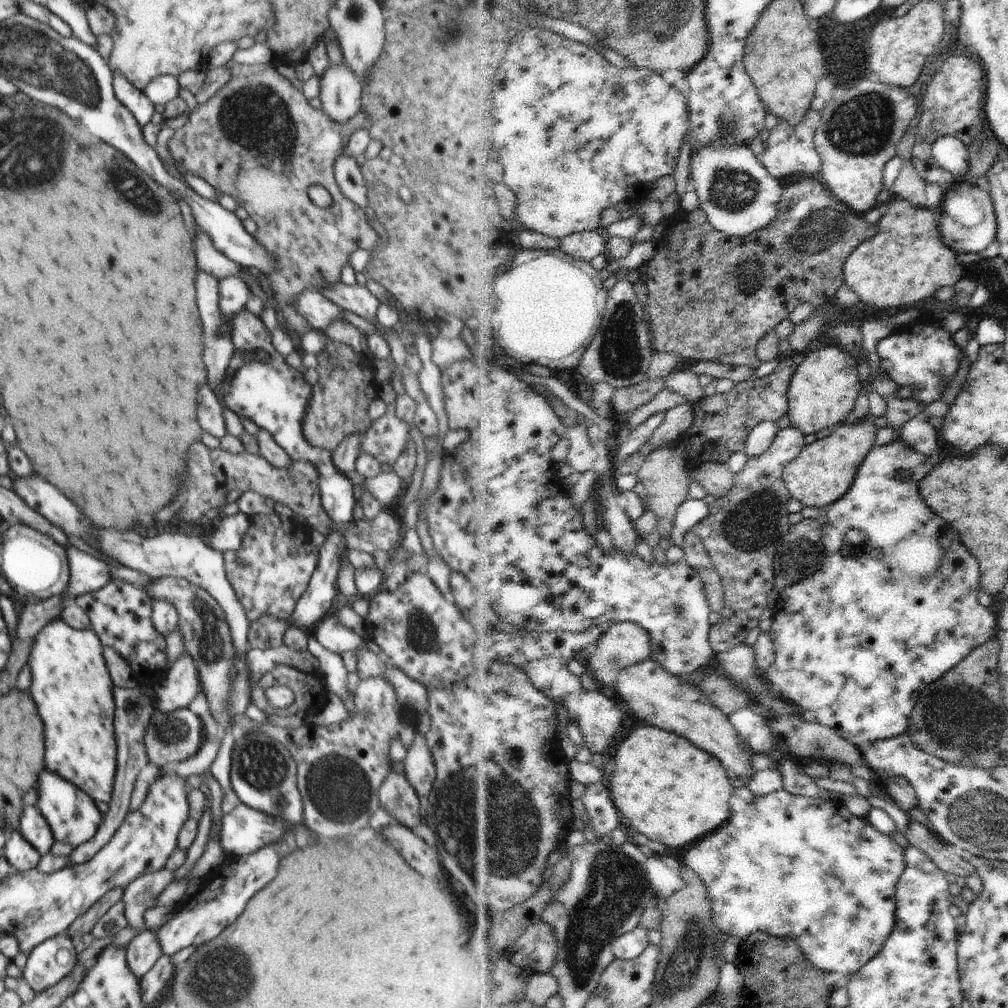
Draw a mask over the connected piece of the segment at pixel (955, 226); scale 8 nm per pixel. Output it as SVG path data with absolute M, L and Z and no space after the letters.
M966 177L949 186L937 211L940 211L940 228L948 248L956 249L956 252L978 253L994 242L998 225L992 198L986 191L968 183Z

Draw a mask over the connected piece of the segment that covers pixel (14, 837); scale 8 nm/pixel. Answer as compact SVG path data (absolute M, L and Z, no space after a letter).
M18 828L8 835L3 848L3 855L18 872L36 869L41 857L38 850L28 840L24 840L24 836L22 836Z

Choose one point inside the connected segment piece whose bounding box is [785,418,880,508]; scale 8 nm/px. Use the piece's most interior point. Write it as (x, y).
(827, 470)

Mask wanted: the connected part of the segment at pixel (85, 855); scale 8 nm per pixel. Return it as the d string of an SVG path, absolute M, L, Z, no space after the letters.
M141 681L130 690L114 687L114 701L116 704L116 718L114 719L114 731L116 732L116 744L118 744L117 756L117 771L115 774L115 781L112 791L112 798L110 799L110 809L103 815L102 822L98 827L98 832L94 836L80 844L80 846L74 847L73 852L70 855L70 862L74 864L84 864L87 860L90 860L96 852L103 846L106 846L120 824L122 820L126 818L129 813L129 802L131 799L132 791L136 780L138 780L138 774L142 768L145 768L149 763L148 752L146 752L146 746L144 746L144 732L146 728L150 726L148 722L154 718L152 714L156 712L155 704L152 704L152 700L147 689L154 690L154 685L149 685L146 682L146 688L141 684Z

